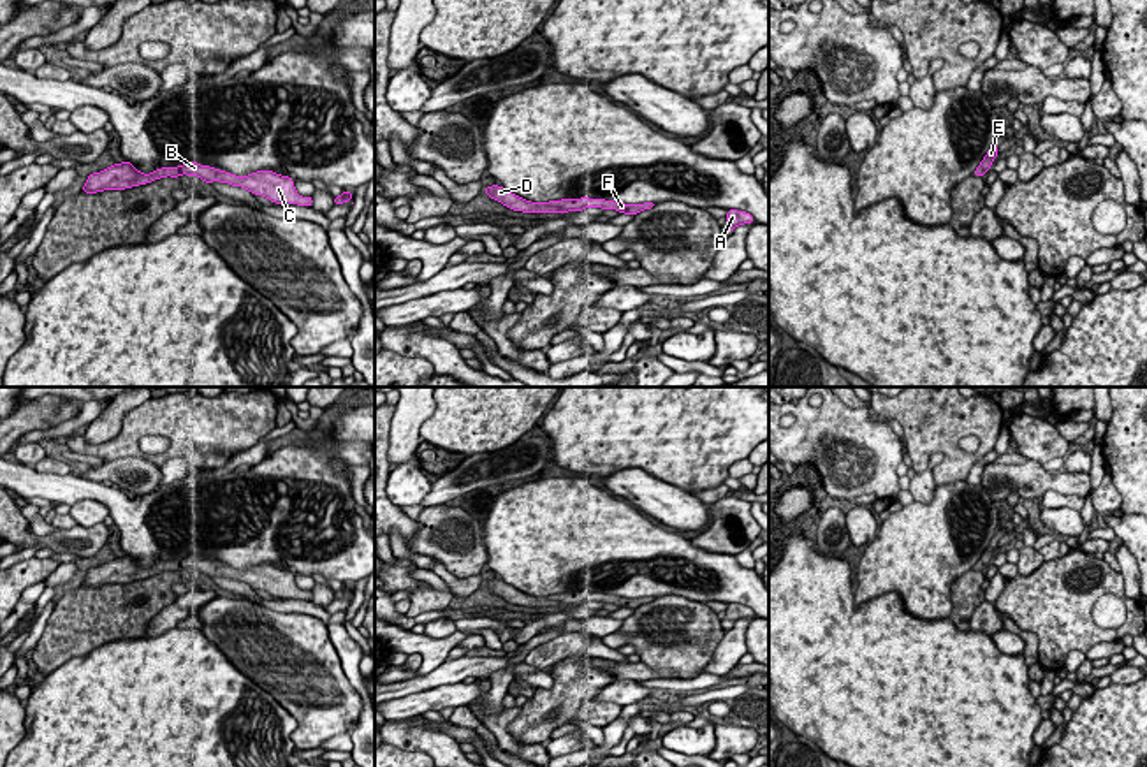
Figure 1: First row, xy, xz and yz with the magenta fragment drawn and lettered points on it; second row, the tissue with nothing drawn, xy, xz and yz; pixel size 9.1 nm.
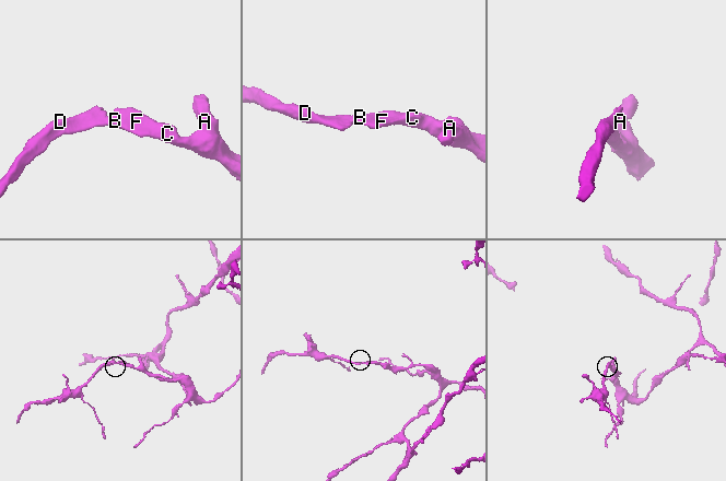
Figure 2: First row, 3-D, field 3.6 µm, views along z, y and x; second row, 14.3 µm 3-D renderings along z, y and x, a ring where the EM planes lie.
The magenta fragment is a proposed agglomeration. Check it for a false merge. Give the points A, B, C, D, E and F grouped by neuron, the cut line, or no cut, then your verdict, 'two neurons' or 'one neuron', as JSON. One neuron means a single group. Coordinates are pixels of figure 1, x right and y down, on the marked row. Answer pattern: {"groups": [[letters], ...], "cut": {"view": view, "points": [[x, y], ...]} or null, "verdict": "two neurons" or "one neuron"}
{"groups": [["A", "B", "C", "D", "E", "F"]], "cut": null, "verdict": "one neuron"}

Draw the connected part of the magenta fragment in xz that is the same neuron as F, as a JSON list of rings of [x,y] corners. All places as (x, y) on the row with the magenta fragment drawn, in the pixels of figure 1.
[[[498,185],[487,186],[484,188],[484,192],[491,199],[501,202],[503,206],[514,211],[522,211],[522,213],[568,213],[568,211],[582,211],[584,208],[602,208],[602,209],[616,209],[625,215],[639,215],[640,211],[651,209],[656,206],[656,202],[625,204],[625,202],[589,199],[589,197],[531,202]]]

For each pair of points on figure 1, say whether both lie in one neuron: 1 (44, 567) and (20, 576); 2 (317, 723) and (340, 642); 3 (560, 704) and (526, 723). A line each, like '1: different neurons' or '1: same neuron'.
1: same neuron
2: different neurons
3: same neuron

